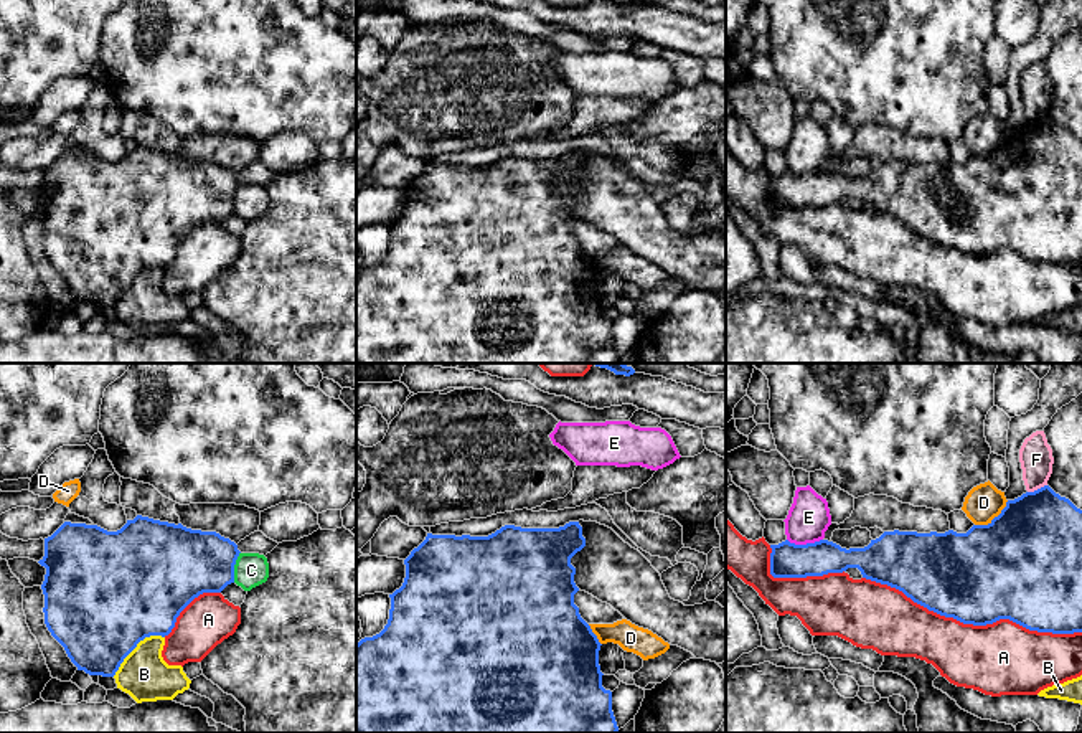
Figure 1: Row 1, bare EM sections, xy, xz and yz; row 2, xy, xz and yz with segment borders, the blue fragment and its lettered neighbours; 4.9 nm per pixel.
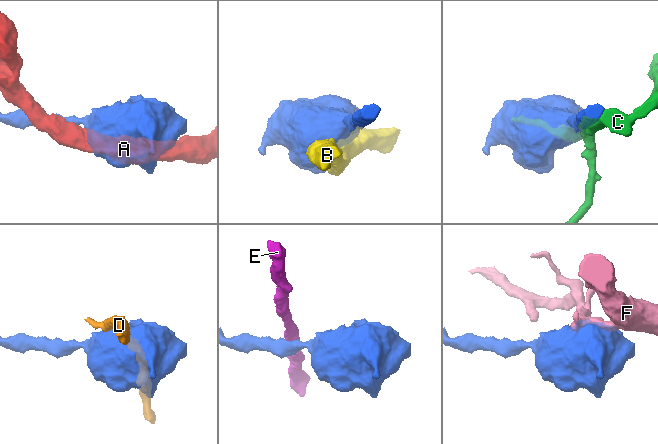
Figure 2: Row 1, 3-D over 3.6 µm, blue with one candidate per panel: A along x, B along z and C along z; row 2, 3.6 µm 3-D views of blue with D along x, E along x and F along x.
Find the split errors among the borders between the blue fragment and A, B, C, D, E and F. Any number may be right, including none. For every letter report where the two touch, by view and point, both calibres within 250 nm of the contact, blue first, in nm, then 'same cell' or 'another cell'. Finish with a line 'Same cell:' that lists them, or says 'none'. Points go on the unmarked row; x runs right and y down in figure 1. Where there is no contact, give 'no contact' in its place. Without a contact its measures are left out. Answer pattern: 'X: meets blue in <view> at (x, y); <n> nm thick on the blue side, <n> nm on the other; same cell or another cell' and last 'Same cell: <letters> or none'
A: meets blue in yz at (972, 253); 460 nm thick on the blue side, 360 nm on the other; another cell
B: meets blue in xy at (136, 276); 500 nm thick on the blue side, 240 nm on the other; another cell
C: meets blue in xy at (233, 197); 340 nm thick on the blue side, 160 nm on the other; another cell
D: meets blue in yz at (995, 147); 500 nm thick on the blue side, 180 nm on the other; another cell
E: meets blue in yz at (807, 174); 180 nm thick on the blue side, 200 nm on the other; another cell
F: meets blue in yz at (1038, 119); 440 nm thick on the blue side, 160 nm on the other; another cell
Same cell: none

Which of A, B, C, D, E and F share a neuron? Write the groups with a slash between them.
A / B / C / D / E / F

